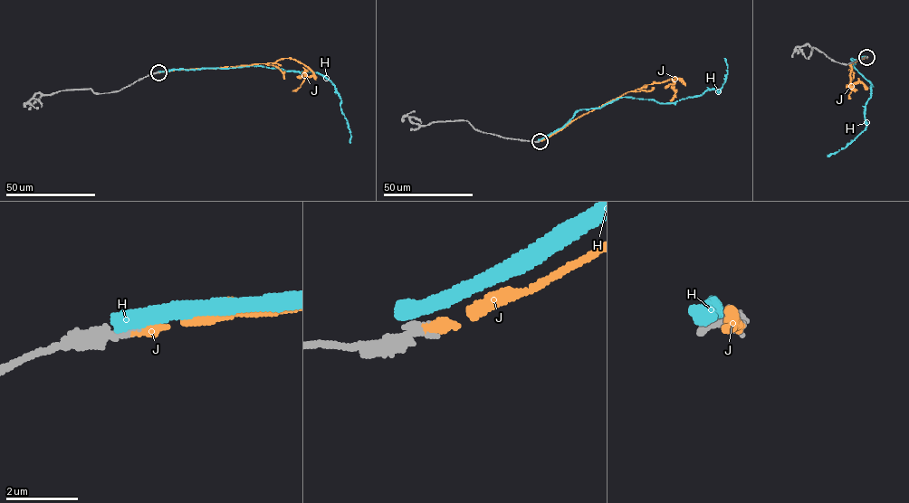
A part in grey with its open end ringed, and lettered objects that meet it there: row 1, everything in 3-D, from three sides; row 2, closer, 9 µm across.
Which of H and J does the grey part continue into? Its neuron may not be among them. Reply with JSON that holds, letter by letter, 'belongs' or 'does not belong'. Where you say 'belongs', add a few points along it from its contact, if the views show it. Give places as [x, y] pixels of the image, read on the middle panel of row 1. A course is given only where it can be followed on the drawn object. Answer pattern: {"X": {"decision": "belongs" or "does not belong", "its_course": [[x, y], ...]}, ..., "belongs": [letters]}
{"H": {"decision": "does not belong"}, "J": {"decision": "belongs", "its_course": [[540, 141], [626, 92], [647, 84], [681, 79], [673, 77], [675, 91], [669, 100]]}, "belongs": ["J"]}

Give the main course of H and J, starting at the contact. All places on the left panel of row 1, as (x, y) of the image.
H: (157, 72), (254, 66), (320, 73), (335, 87), (340, 99), (340, 108), (351, 136), (349, 142)
J: (158, 72), (267, 63), (293, 59), (305, 65), (314, 77), (306, 76), (305, 71), (296, 76)

